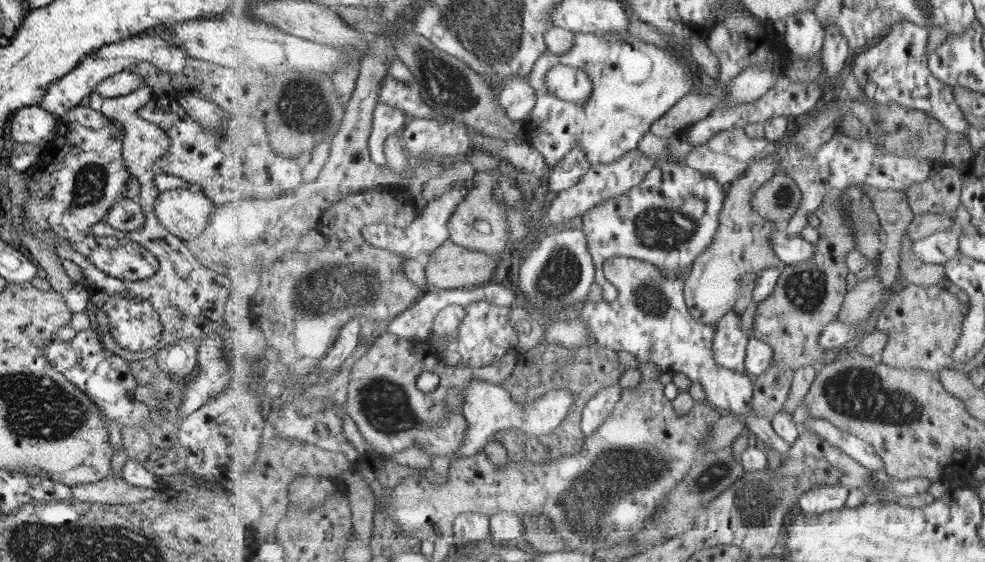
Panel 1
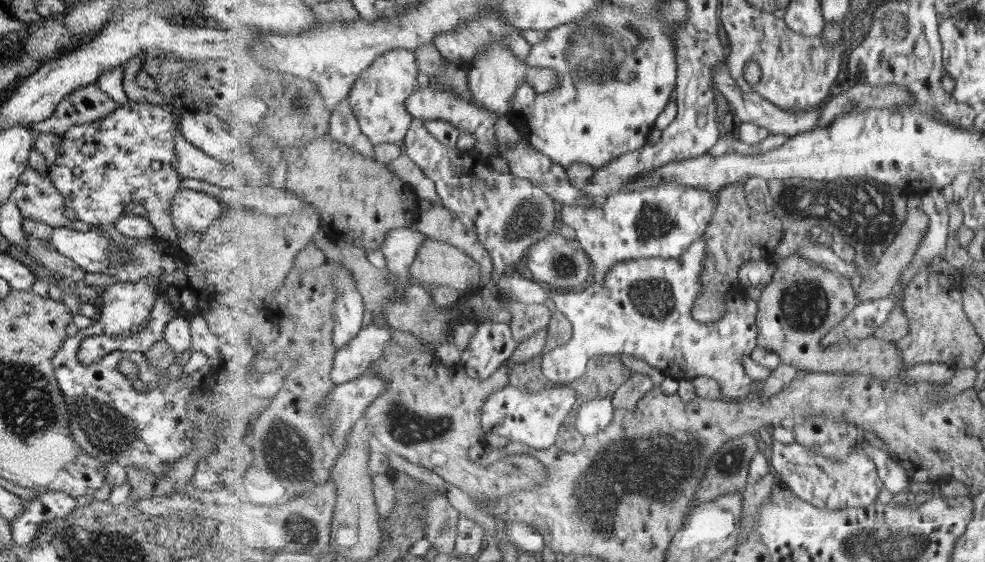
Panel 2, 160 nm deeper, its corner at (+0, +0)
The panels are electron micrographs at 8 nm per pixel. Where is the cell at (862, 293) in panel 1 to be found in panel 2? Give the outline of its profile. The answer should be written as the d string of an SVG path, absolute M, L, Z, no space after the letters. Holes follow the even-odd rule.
M922 206L921 208L913 208L912 212L908 212L908 219L904 223L904 228L900 230L900 234L897 235L894 242L888 246L888 250L884 252L880 263L863 275L862 282L856 289L860 306L868 300L883 300L892 293L894 288L899 284L902 274L912 265L918 248L922 244L930 227L929 220L930 218Z

